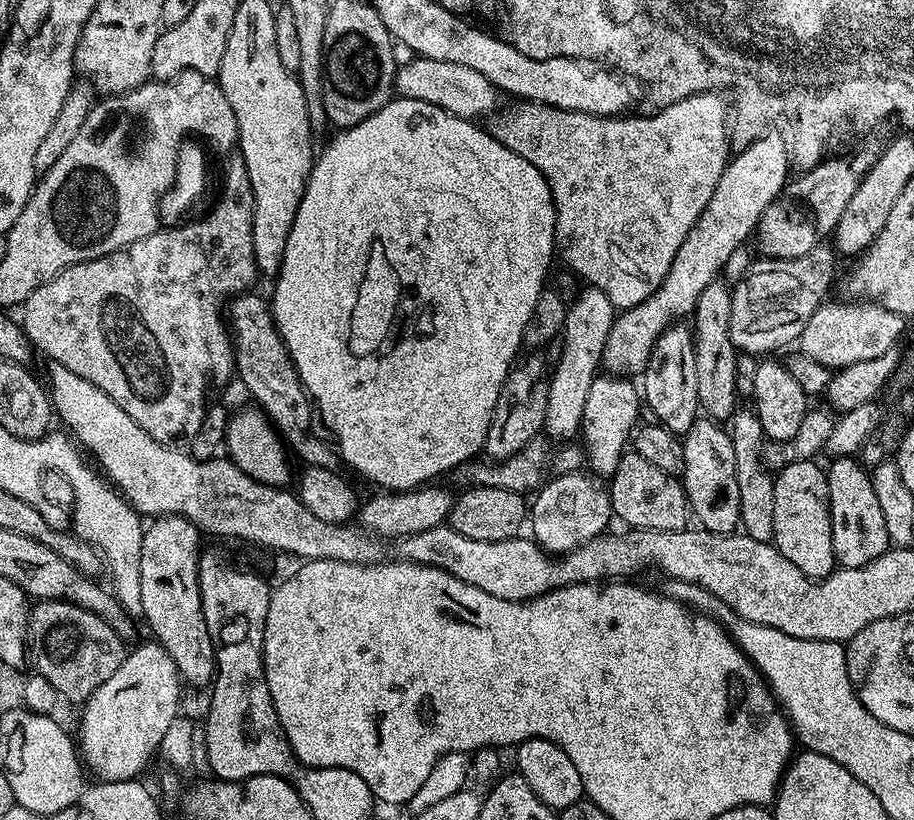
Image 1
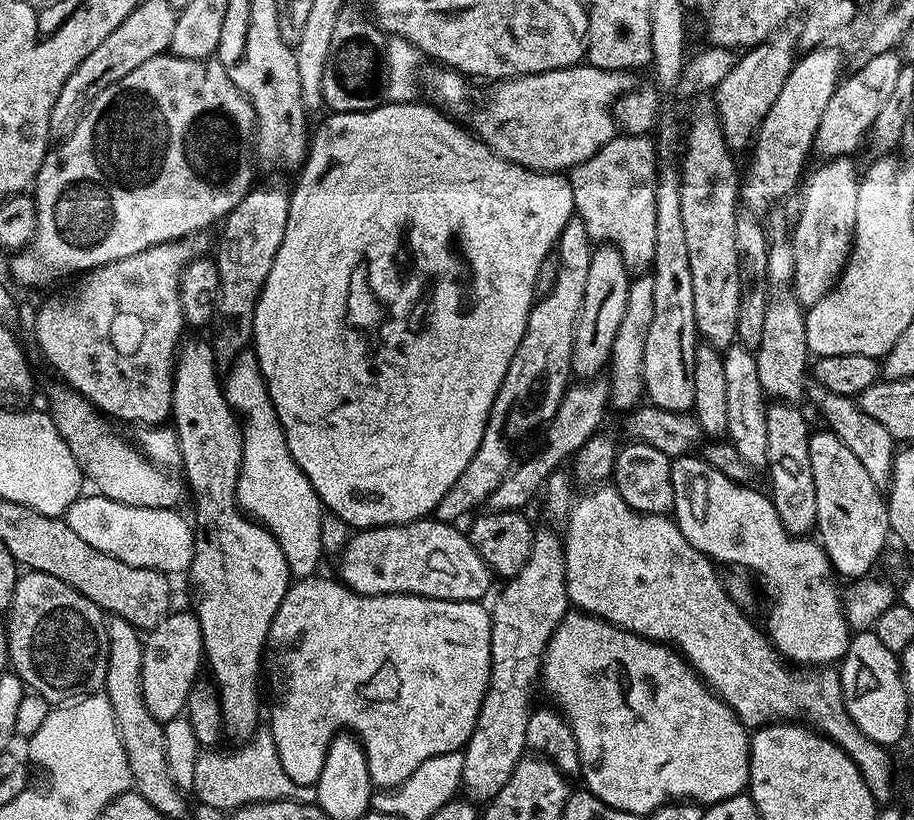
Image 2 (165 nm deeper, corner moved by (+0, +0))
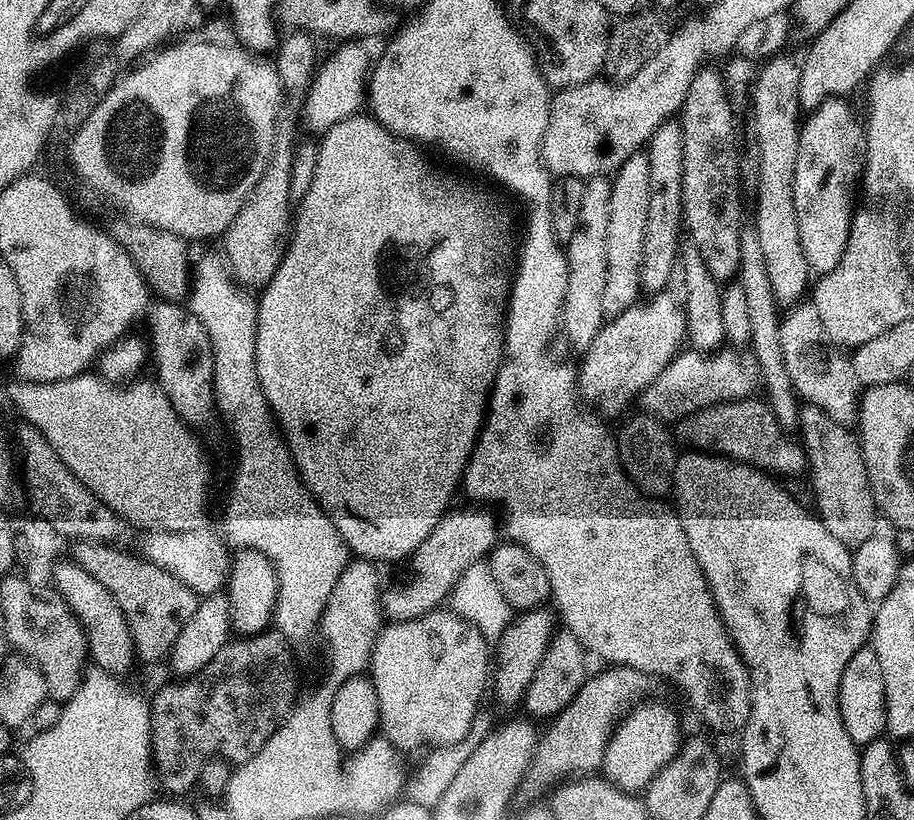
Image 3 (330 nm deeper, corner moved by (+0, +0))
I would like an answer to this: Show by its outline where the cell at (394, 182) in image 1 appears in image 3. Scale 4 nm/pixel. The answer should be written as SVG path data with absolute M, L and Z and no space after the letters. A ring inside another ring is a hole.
M357 114L338 122L329 132L323 133L318 147L318 170L314 170L314 183L306 193L306 198L298 205L298 211L294 216L294 227L290 233L290 243L287 252L284 253L282 262L274 274L274 278L259 293L256 305L256 365L258 366L258 382L262 382L262 390L266 394L266 402L272 407L272 415L276 417L281 432L284 433L284 441L288 443L290 454L296 463L296 469L308 487L312 497L320 502L323 510L334 522L338 534L346 542L349 553L355 554L359 559L381 562L380 560L404 560L412 556L415 549L425 542L431 530L436 526L452 503L452 495L458 492L462 484L464 466L468 463L468 456L472 447L476 445L476 438L480 435L480 425L484 423L488 398L492 390L492 384L496 381L496 372L500 369L500 361L504 359L504 322L506 319L506 297L510 292L510 273L514 268L514 244L512 248L512 216L491 196L483 192L476 184L467 184L448 172L439 172L411 140L405 140L403 136L396 136L386 126L377 122L371 114Z

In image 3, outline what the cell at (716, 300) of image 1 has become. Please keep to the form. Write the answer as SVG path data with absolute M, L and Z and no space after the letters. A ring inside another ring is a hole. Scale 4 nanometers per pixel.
M712 66L700 69L690 82L690 90L679 113L684 165L682 166L682 206L687 239L702 256L713 279L728 282L739 270L740 159L736 153L734 118L723 75Z

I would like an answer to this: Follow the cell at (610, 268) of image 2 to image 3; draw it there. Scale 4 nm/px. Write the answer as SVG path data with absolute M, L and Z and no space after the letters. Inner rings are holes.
M647 151L635 152L611 177L610 223L606 229L606 287L602 294L605 317L622 314L641 299L642 246L646 235L646 209L650 206L650 162Z

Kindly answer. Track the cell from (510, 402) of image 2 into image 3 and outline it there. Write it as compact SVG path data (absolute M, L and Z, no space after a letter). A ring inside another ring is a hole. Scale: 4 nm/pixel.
M607 175L593 176L585 183L578 226L566 245L568 285L562 309L562 336L564 332L565 338L580 354L594 342L598 330L606 322L602 294L606 287L606 229L610 223L611 189L612 181Z

